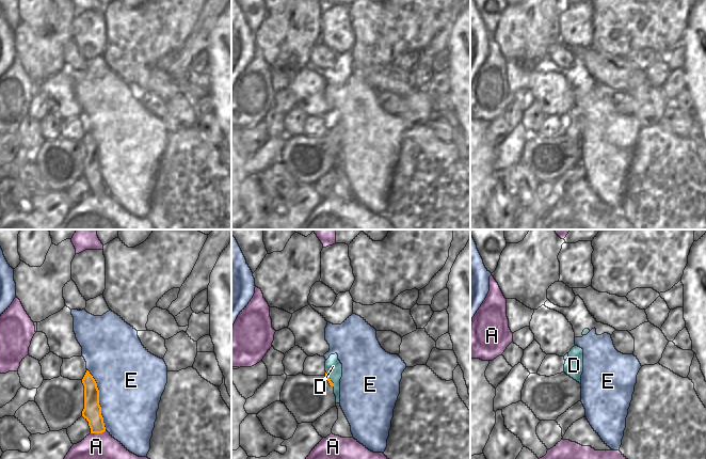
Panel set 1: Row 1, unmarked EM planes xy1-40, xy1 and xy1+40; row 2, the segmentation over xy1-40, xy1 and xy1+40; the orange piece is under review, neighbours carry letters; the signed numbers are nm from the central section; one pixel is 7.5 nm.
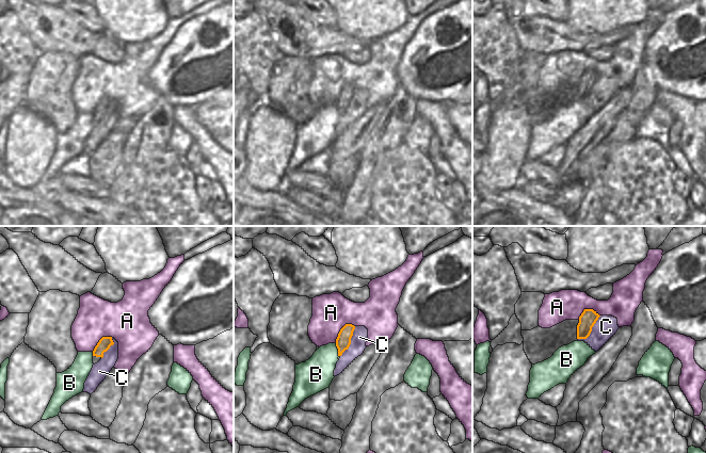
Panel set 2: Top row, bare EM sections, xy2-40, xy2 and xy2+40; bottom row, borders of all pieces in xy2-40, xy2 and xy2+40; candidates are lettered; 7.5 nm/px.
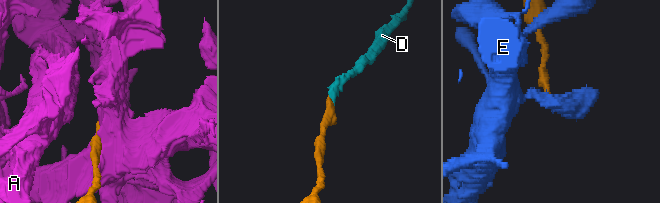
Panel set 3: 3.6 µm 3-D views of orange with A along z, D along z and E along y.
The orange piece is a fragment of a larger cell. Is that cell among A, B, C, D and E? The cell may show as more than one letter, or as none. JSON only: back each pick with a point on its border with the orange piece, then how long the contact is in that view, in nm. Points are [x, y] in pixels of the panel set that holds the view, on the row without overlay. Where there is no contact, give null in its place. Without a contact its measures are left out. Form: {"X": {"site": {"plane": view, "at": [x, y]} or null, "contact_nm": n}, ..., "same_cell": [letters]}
{"D": {"site": {"plane": "xy1", "at": [330, 140]}, "contact_nm": 120}, "same_cell": ["D"]}

